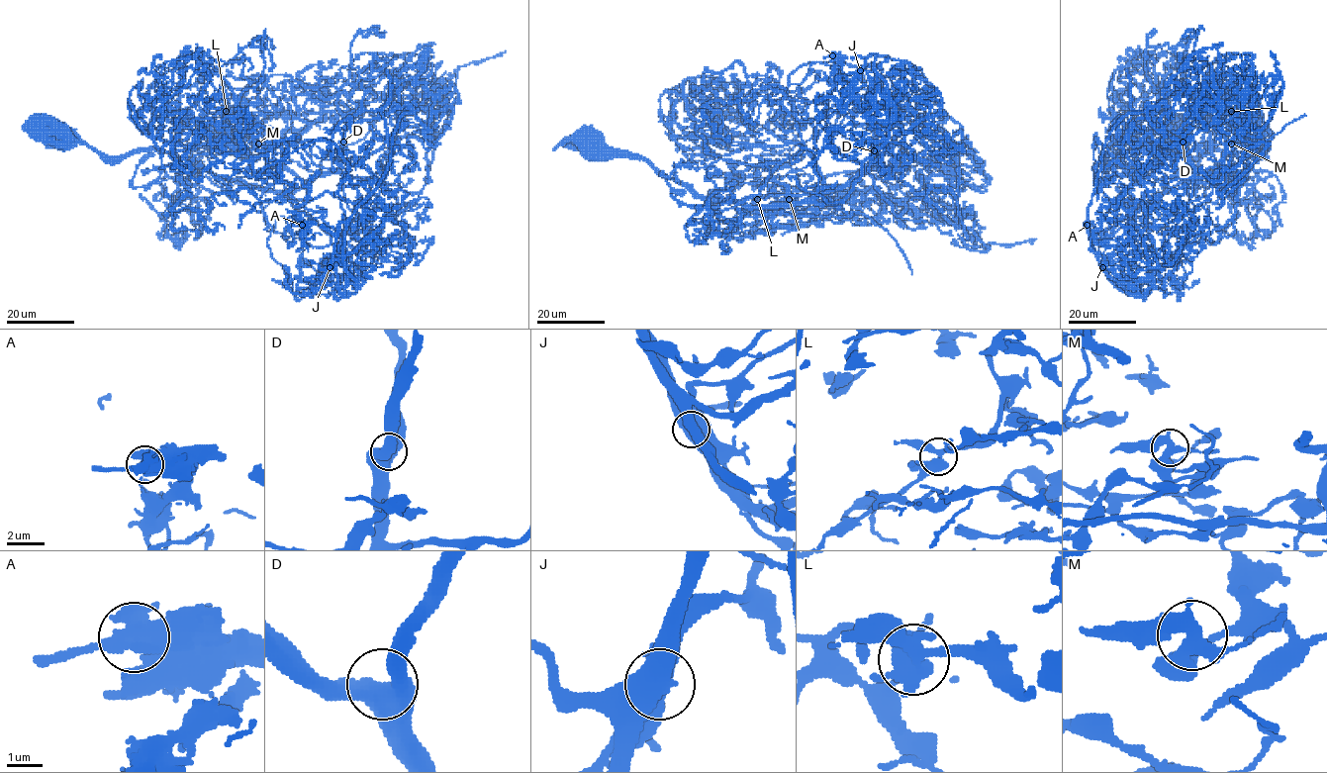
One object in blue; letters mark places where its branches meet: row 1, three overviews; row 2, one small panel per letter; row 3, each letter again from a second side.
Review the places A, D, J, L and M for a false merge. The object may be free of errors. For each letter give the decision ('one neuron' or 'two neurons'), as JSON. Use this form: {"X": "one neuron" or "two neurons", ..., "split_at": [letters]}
{"A": "one neuron", "D": "one neuron", "J": "two neurons", "L": "one neuron", "M": "one neuron", "split_at": ["J"]}

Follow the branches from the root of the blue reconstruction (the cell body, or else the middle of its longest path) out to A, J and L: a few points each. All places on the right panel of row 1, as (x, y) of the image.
A: (1175, 135), (1191, 156), (1226, 152), (1238, 184), (1219, 190), (1180, 182), (1110, 236), (1087, 225)
J: (1175, 135), (1191, 156), (1226, 152), (1238, 184), (1169, 188), (1135, 212), (1130, 242), (1102, 267)
L: (1175, 135), (1191, 156), (1230, 156), (1236, 199), (1238, 185), (1215, 168), (1208, 131), (1214, 111), (1231, 111)

